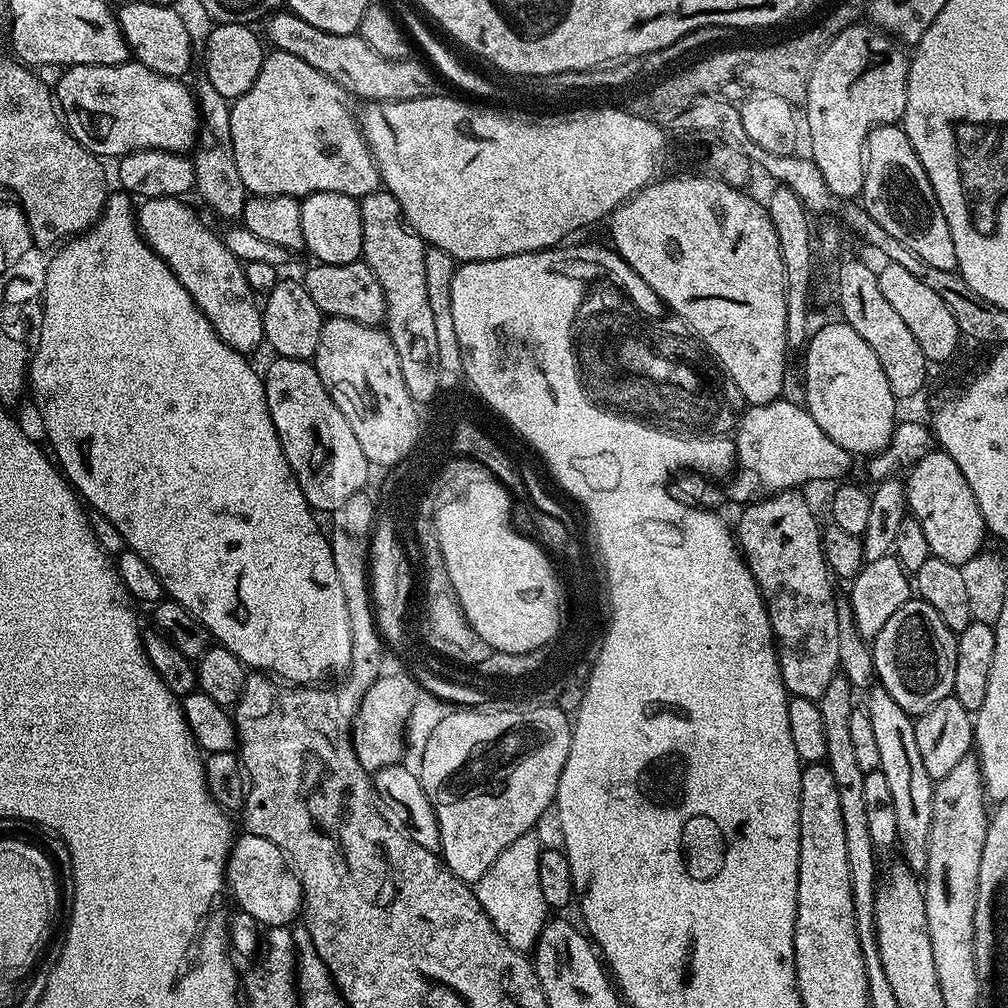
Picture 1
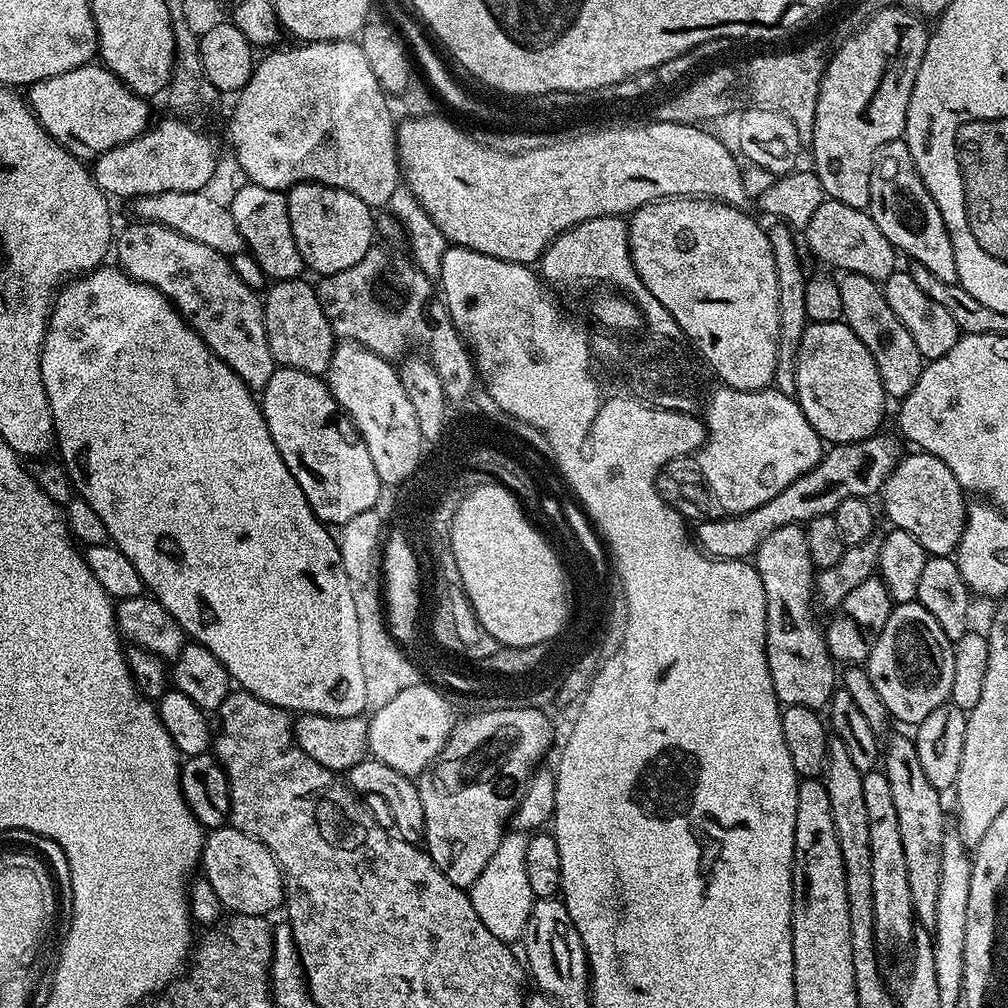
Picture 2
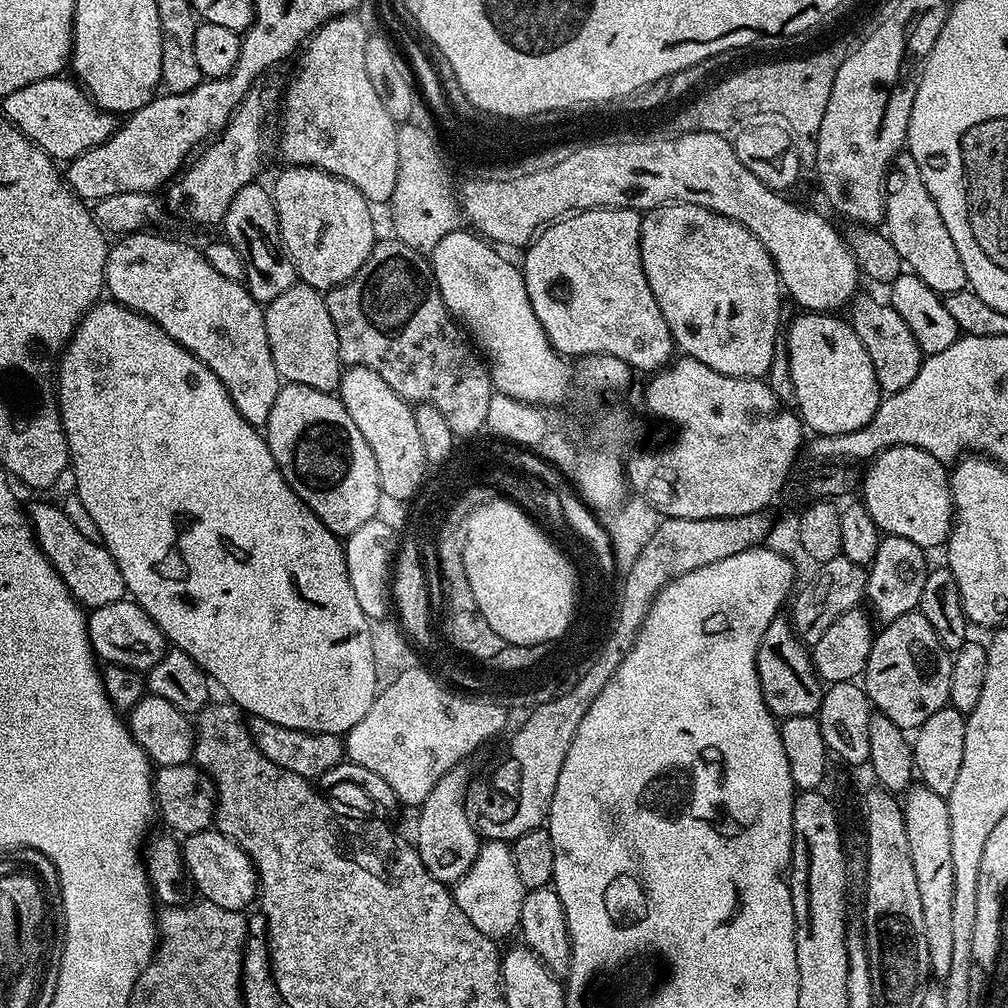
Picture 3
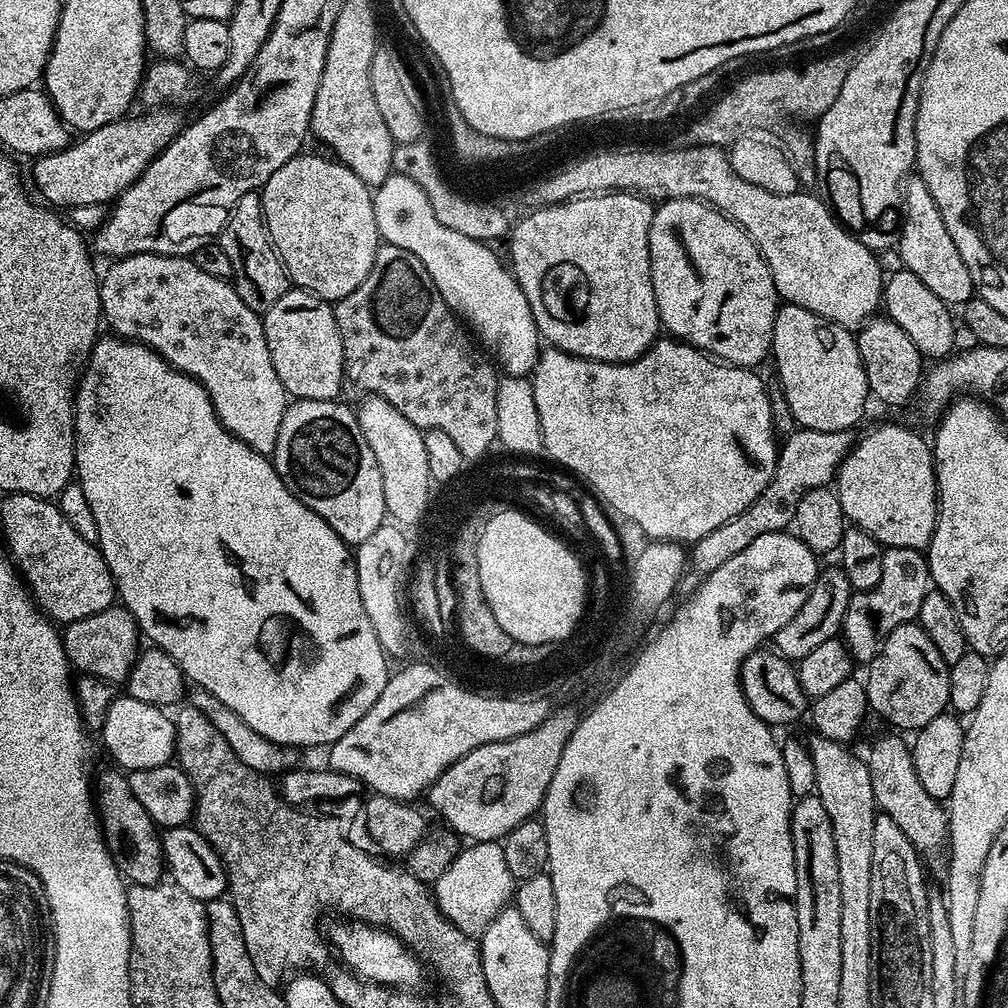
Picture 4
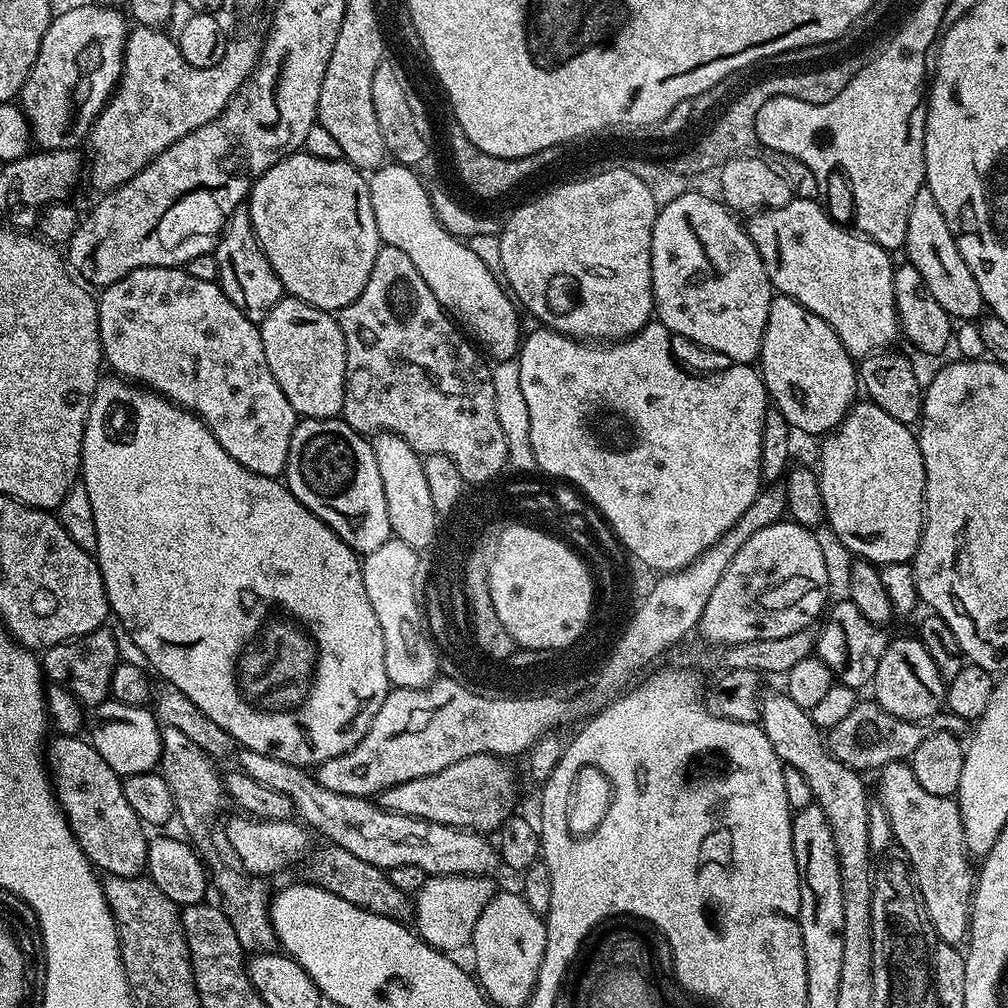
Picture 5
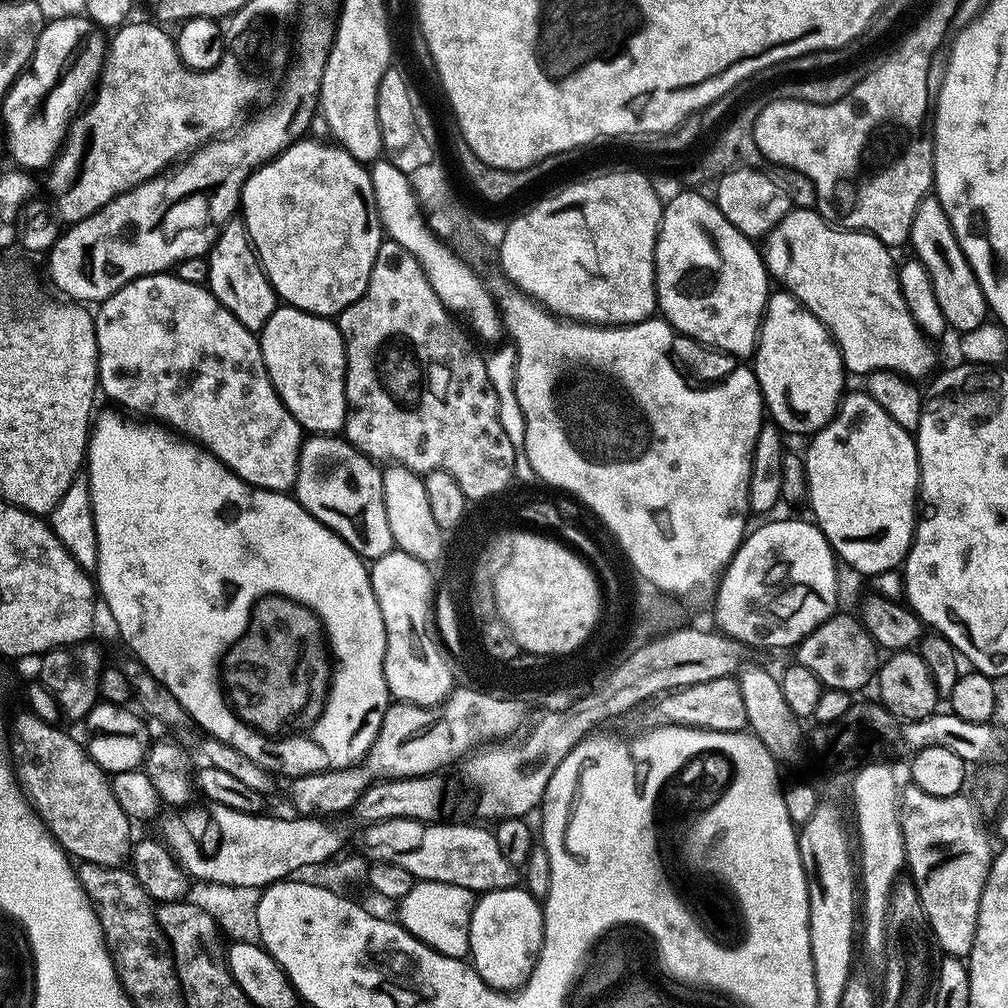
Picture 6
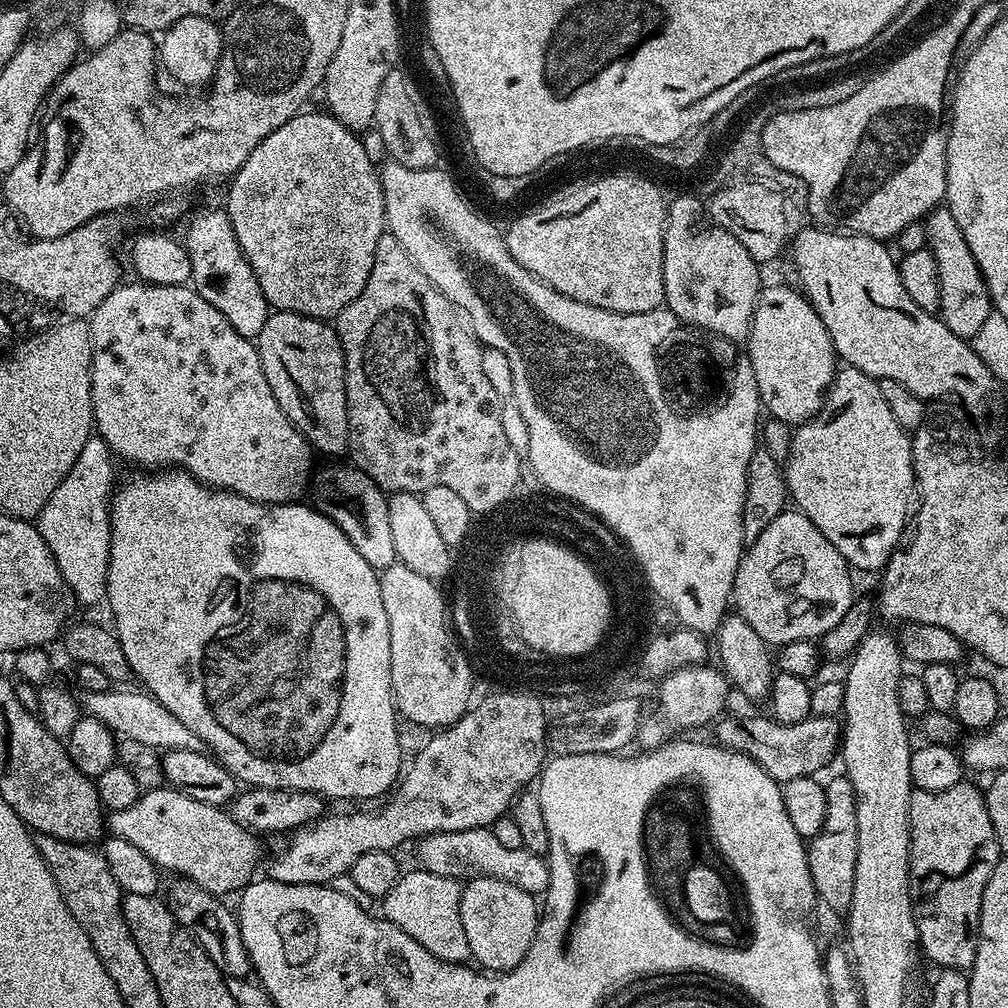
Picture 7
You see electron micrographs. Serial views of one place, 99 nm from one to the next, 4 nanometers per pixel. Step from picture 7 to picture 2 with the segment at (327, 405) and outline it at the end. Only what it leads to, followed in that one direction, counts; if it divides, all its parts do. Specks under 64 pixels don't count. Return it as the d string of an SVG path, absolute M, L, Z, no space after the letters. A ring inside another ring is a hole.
M304 278L278 280L271 287L263 293L262 303L266 338L277 365L323 377L328 371L332 350L338 340L332 334L330 322L322 310L322 302L318 302L315 287L311 283L308 285Z

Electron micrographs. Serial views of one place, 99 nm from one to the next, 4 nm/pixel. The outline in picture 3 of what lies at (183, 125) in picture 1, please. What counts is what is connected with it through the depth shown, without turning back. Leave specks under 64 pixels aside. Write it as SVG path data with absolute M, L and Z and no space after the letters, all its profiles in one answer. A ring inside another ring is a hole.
M59 75L30 82L30 86L22 86L22 90L14 90L2 100L3 119L9 120L23 136L57 162L75 160L86 150L109 140L118 127L117 117L93 104L91 96L75 79L64 79Z

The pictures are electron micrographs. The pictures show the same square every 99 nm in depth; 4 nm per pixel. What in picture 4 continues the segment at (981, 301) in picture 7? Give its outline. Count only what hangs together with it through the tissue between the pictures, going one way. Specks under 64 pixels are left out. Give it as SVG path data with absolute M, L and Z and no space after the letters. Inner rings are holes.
M912 178L902 188L902 223L898 229L898 253L905 269L918 278L929 290L934 290L938 298L949 306L963 306L973 299L974 289L970 270L966 270L966 262L962 262L962 254L958 254L958 246L954 246L946 222L942 222L942 210L938 210L938 202L926 190L926 182Z

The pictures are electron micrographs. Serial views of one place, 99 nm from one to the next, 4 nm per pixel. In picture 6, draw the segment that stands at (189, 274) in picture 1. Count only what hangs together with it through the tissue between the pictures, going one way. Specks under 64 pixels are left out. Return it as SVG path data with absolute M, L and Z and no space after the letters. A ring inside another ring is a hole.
M171 271L155 272L149 276L139 276L131 280L126 286L122 286L110 298L99 301L95 309L96 341L98 342L98 388L113 400L117 409L131 414L136 418L147 418L152 422L159 422L167 426L173 433L187 438L204 448L211 456L221 461L234 475L242 478L245 484L253 484L255 488L265 488L271 492L288 492L295 489L296 475L298 474L298 462L300 458L300 446L302 443L302 429L300 423L286 410L280 395L274 390L270 382L270 374L266 370L266 362L262 362L262 350L257 333L246 330L218 298L208 291L207 287L194 282L182 282Z

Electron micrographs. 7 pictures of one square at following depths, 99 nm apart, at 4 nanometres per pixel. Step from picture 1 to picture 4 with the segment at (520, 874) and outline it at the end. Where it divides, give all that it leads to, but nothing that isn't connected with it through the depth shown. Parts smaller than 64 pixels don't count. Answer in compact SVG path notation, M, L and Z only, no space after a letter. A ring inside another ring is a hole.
M482 840L467 845L469 848L457 851L452 865L438 878L434 885L436 905L440 913L458 930L468 936L479 937L494 922L494 918L504 908L509 907L514 896L514 881L510 866L506 866L503 843Z

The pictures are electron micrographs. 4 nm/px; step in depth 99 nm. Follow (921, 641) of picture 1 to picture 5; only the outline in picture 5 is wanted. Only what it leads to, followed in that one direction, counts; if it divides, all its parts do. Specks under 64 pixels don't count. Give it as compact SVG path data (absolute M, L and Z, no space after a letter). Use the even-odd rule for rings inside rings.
M904 636L901 640L893 639L889 643L881 662L878 663L876 676L870 683L877 704L882 706L894 718L928 722L945 707L946 682L938 674L938 666L934 666L934 658L926 654L926 646L922 646L919 638L912 640ZM940 708L940 709L939 709ZM929 719L929 720L928 720Z

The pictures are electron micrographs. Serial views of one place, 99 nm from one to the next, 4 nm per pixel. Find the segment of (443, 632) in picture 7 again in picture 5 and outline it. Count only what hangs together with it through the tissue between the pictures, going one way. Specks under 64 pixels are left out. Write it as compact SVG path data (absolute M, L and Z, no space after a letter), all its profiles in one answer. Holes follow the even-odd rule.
M393 538L382 542L378 550L367 553L362 560L366 598L370 598L370 606L374 606L374 614L378 617L378 626L382 626L386 674L392 688L424 688L438 676L438 656L434 651L434 640L422 615L422 596L416 593L416 575L420 572L420 560L416 556L419 556L417 549Z

